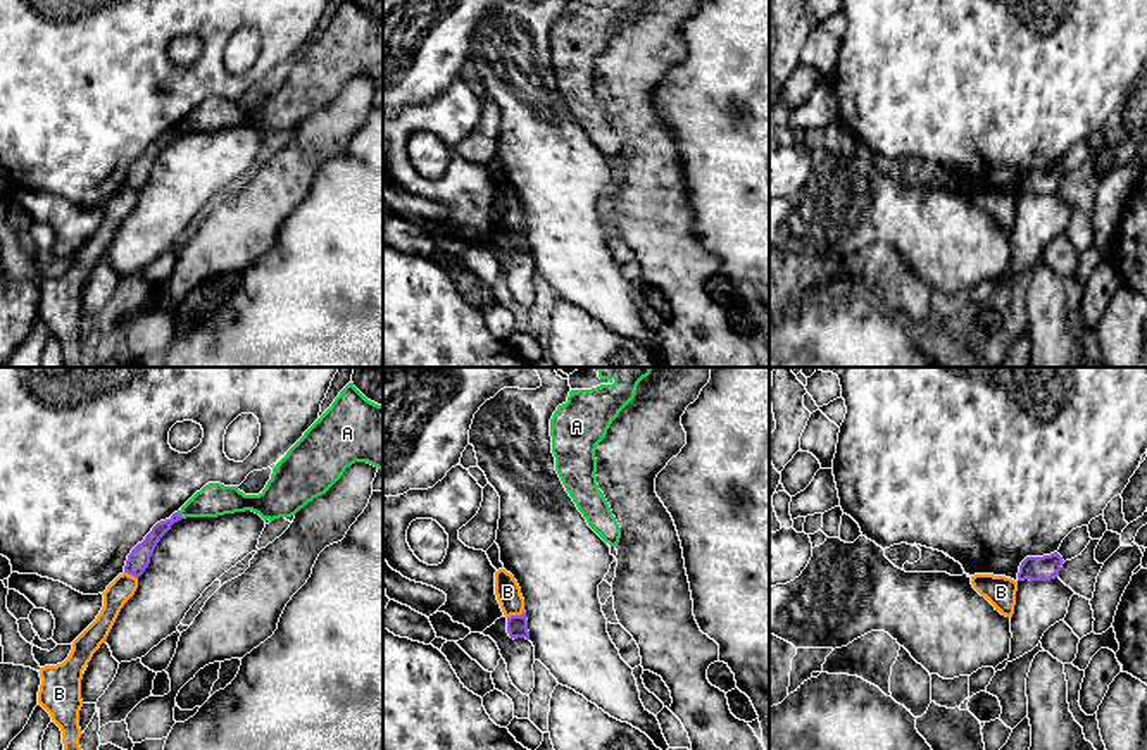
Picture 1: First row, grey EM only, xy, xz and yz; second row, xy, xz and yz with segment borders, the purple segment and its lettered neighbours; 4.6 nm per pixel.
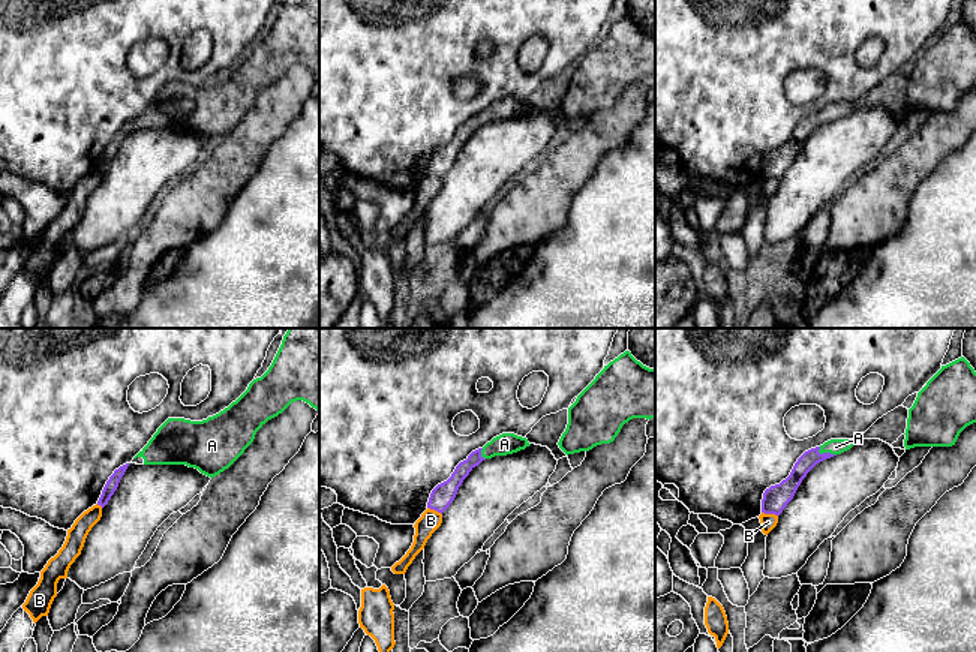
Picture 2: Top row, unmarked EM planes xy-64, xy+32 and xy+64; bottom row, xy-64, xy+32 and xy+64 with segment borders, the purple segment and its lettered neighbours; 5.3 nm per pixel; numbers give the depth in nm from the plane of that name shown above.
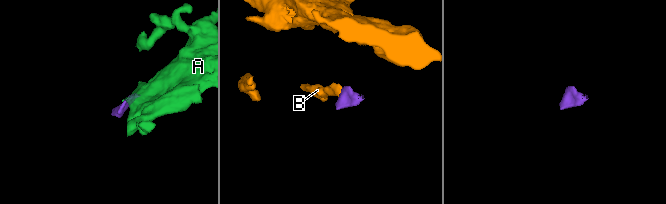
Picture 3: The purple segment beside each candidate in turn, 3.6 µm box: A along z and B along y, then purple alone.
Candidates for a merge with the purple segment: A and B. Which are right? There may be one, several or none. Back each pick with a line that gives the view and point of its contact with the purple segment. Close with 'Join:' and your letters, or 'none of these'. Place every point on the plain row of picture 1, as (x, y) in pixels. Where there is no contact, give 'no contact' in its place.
A: meets purple in xy at (178, 128)
Join: A

